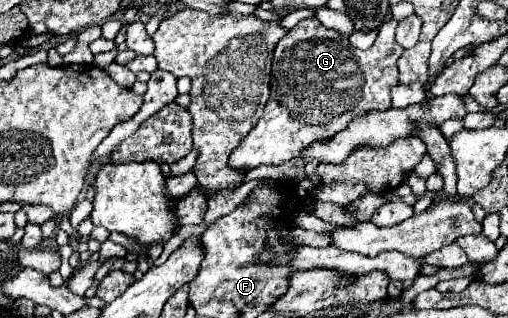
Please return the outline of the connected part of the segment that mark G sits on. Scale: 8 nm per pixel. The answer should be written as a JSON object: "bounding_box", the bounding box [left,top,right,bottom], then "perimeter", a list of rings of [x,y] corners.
{"bounding_box":[229,19,403,171],"perimeter":[[[305,19],[297,23],[275,47],[273,53],[273,71],[271,71],[271,97],[265,105],[263,117],[251,129],[247,139],[243,139],[237,149],[229,155],[229,167],[237,171],[249,171],[259,165],[279,165],[299,155],[303,147],[313,141],[323,141],[349,125],[351,119],[371,111],[371,109],[391,109],[391,87],[397,85],[397,59],[403,53],[403,47],[395,41],[395,19],[387,19],[379,37],[367,51],[361,51],[349,43],[347,35],[339,35],[333,29],[321,25],[319,19]]]}

